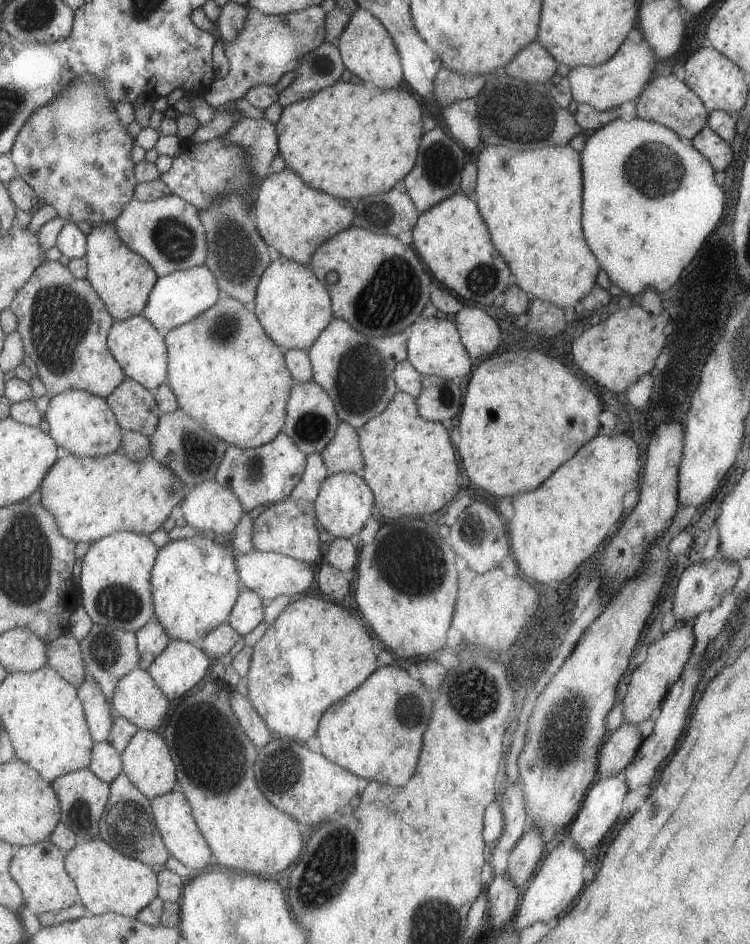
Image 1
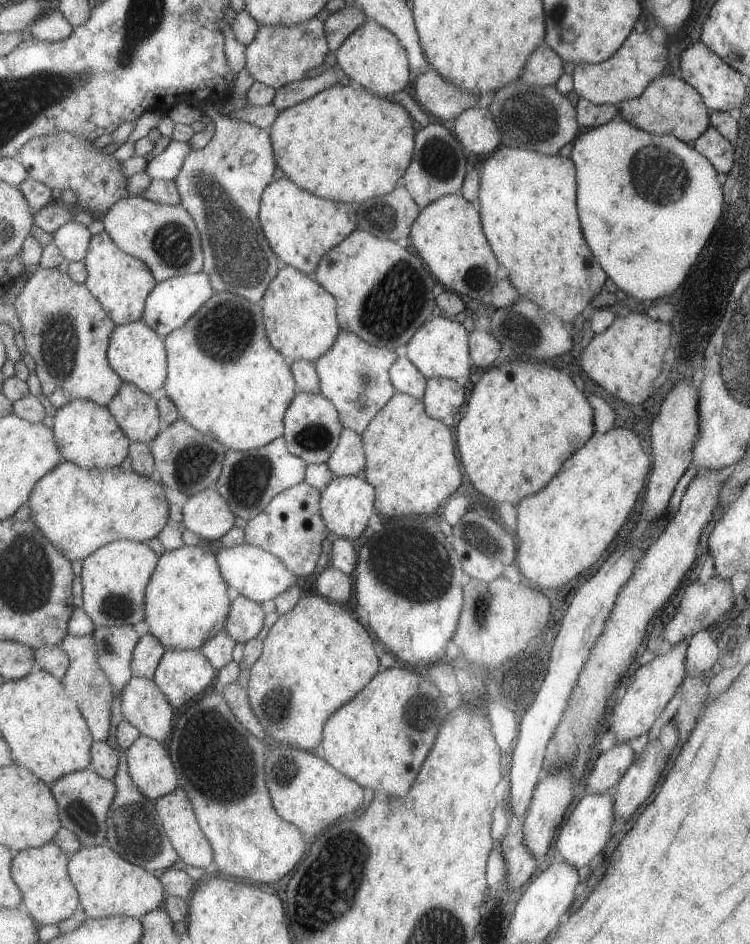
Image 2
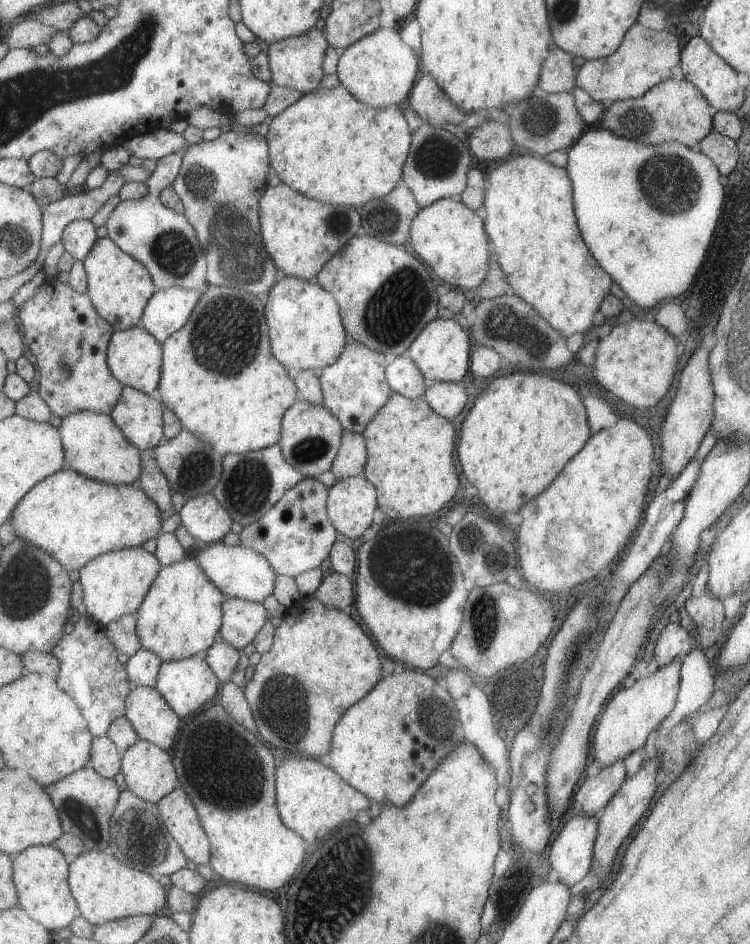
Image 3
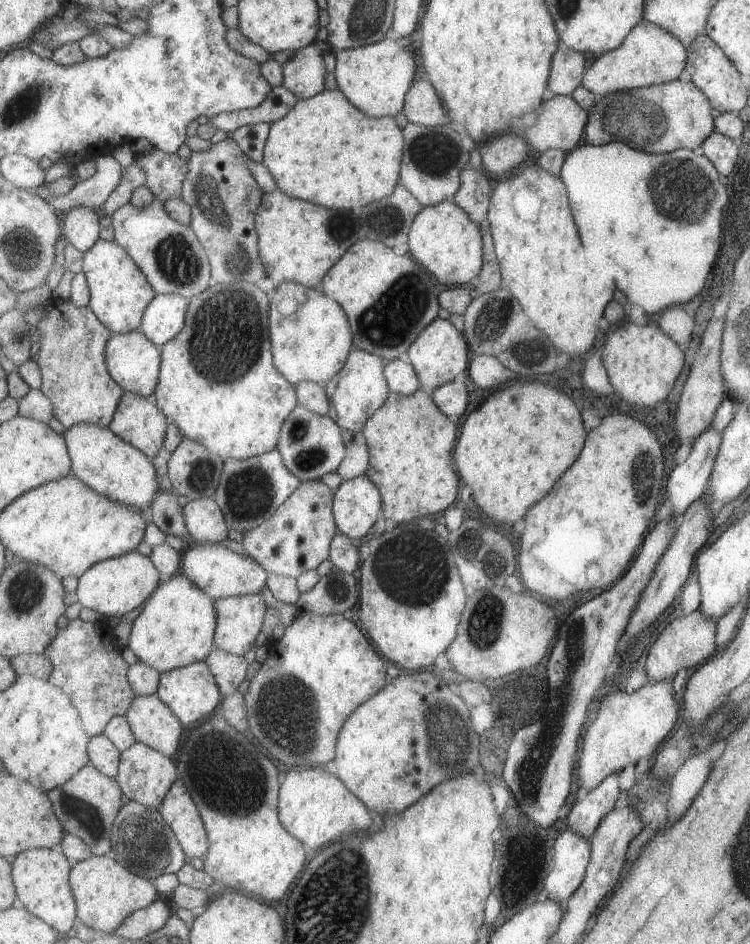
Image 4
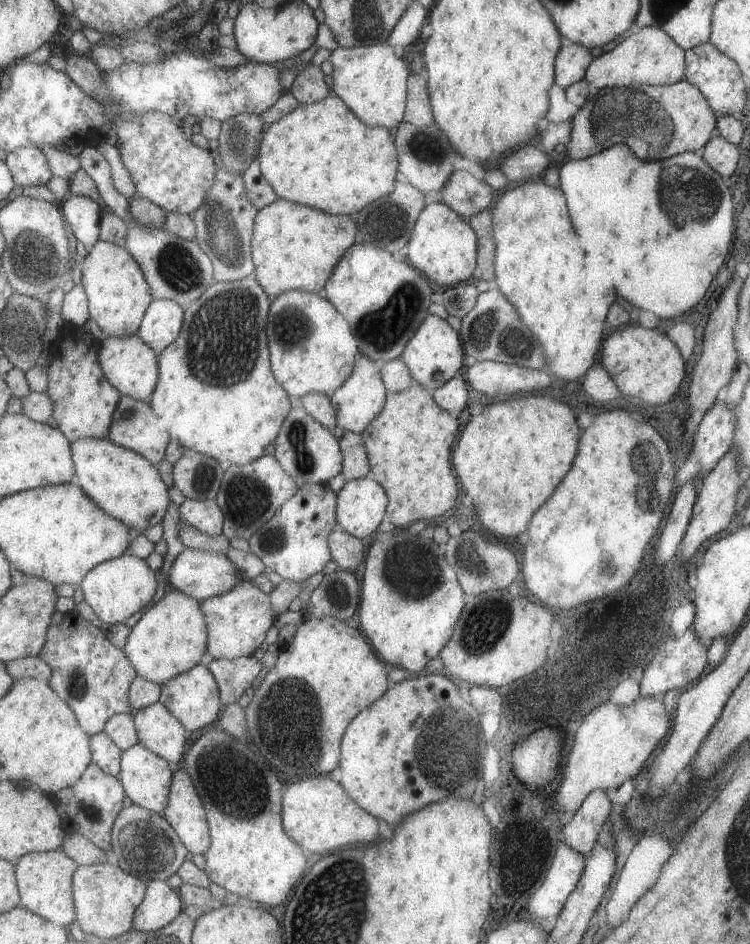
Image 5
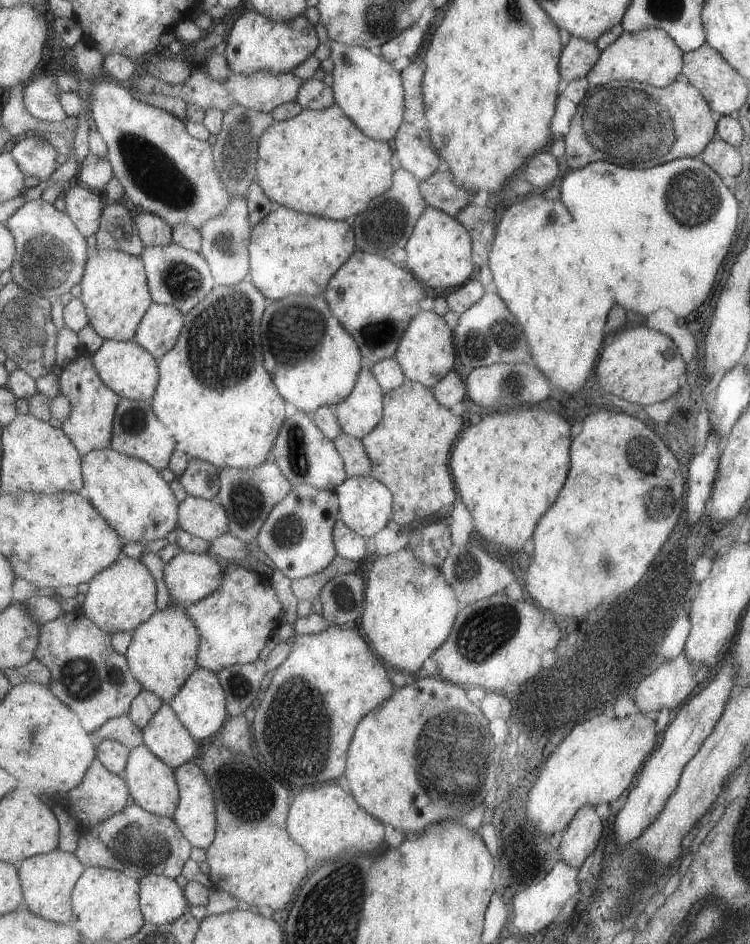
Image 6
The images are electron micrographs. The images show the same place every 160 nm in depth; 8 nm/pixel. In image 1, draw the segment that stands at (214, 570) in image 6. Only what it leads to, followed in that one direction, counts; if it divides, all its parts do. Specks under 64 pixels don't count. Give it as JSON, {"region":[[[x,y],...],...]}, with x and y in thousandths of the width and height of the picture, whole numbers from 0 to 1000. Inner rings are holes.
{"region":[[[337,582],[333,586],[317,586],[315,599],[324,623],[347,630],[351,636],[364,636],[375,630],[404,631],[420,617],[417,599],[368,585]]]}

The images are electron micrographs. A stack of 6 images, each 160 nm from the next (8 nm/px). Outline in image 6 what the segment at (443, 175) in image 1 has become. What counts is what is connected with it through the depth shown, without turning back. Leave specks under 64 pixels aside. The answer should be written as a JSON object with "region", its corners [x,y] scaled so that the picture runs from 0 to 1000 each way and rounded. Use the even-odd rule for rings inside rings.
{"region":[[[543,129],[529,140],[527,168],[531,176],[553,184],[561,193],[593,176],[591,167],[577,155],[569,133]]]}

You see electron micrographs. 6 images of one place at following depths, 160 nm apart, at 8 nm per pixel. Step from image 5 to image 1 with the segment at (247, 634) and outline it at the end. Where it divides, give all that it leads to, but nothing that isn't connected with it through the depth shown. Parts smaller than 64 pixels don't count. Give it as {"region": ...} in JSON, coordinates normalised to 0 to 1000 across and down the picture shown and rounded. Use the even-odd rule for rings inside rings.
{"region":[[[324,623],[321,631],[311,645],[307,660],[321,674],[337,669],[355,655],[355,642],[347,630]]]}

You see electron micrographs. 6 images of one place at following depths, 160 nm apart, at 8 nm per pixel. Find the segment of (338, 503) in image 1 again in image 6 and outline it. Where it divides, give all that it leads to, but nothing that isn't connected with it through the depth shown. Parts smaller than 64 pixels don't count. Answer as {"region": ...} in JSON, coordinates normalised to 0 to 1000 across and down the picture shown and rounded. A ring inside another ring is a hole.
{"region":[[[496,504],[467,505],[448,518],[453,532],[455,550],[468,561],[487,570],[500,569],[523,551],[525,525],[524,521]]]}

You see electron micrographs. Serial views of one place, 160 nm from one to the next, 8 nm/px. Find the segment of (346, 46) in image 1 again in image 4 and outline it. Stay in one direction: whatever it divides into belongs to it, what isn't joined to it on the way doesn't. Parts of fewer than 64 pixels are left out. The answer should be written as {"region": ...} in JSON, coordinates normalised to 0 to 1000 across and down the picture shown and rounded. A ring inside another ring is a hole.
{"region":[[[513,40],[509,44],[481,49],[480,51],[449,54],[451,68],[448,86],[451,94],[460,97],[460,102],[473,110],[479,117],[497,124],[529,123],[532,119],[539,119],[543,100],[549,95],[553,78],[556,78],[556,68],[549,59],[549,49],[545,44],[535,42],[521,42]]]}

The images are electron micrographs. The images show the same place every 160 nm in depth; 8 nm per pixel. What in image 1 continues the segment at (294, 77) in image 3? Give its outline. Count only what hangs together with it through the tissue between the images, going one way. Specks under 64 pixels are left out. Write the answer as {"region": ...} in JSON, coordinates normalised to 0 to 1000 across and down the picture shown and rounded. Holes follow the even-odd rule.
{"region":[[[423,5],[403,12],[376,16],[357,16],[332,6],[333,14],[327,32],[316,44],[300,46],[300,57],[305,64],[305,76],[299,84],[285,87],[275,107],[285,114],[320,105],[343,89],[367,91],[383,76],[393,75],[407,58],[423,53],[436,44],[435,19],[437,14]]]}

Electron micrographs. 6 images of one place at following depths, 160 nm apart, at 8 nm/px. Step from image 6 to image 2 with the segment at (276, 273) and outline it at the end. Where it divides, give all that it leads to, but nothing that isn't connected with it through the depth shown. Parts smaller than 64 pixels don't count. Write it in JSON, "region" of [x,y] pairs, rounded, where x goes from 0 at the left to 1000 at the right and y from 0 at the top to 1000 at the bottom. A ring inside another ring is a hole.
{"region":[[[380,186],[353,200],[347,232],[373,275],[413,292],[420,290],[433,269],[477,243],[476,217],[424,209]]]}

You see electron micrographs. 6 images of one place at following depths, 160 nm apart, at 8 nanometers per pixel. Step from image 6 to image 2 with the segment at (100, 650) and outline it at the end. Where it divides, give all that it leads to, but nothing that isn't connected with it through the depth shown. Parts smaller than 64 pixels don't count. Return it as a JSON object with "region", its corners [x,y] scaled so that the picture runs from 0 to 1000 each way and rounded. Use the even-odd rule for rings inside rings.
{"region":[[[91,671],[91,675],[80,682],[95,698],[95,706],[84,720],[89,724],[95,739],[107,748],[108,754],[116,762],[127,785],[141,785],[148,778],[148,752],[151,752],[152,725],[145,715],[133,704],[133,686],[125,672],[100,674]]]}

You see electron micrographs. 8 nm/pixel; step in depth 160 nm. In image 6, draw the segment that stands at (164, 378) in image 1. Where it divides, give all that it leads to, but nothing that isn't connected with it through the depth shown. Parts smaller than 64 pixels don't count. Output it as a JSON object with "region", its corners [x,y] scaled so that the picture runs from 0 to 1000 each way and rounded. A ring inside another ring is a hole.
{"region":[[[140,360],[125,375],[124,382],[137,405],[163,422],[203,425],[213,408],[213,385],[199,371],[181,361]]]}

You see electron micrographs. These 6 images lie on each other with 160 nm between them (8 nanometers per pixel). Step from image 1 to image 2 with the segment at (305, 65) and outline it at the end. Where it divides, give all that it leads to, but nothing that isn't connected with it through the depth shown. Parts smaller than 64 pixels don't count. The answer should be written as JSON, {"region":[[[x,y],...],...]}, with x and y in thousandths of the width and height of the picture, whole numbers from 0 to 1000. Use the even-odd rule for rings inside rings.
{"region":[[[448,69],[436,73],[428,81],[409,83],[368,94],[365,111],[373,117],[388,114],[400,108],[408,107],[421,100],[436,95],[440,91],[449,89],[449,82],[456,75]]]}

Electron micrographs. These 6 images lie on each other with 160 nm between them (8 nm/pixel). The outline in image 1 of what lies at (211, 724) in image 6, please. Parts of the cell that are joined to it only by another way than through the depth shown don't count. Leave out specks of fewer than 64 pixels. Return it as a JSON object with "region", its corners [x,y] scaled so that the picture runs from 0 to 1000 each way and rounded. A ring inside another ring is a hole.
{"region":[[[228,677],[228,682],[204,701],[197,711],[225,742],[244,739],[279,712],[284,700],[261,681]]]}

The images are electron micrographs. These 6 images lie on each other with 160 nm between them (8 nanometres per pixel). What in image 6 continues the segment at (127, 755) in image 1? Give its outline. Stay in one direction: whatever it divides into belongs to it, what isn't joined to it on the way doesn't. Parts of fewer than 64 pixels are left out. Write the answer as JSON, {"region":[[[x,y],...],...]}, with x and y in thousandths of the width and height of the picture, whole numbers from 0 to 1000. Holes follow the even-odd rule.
{"region":[[[195,789],[175,793],[167,826],[181,853],[203,862],[233,865],[240,850],[240,833],[235,816],[213,805]]]}

